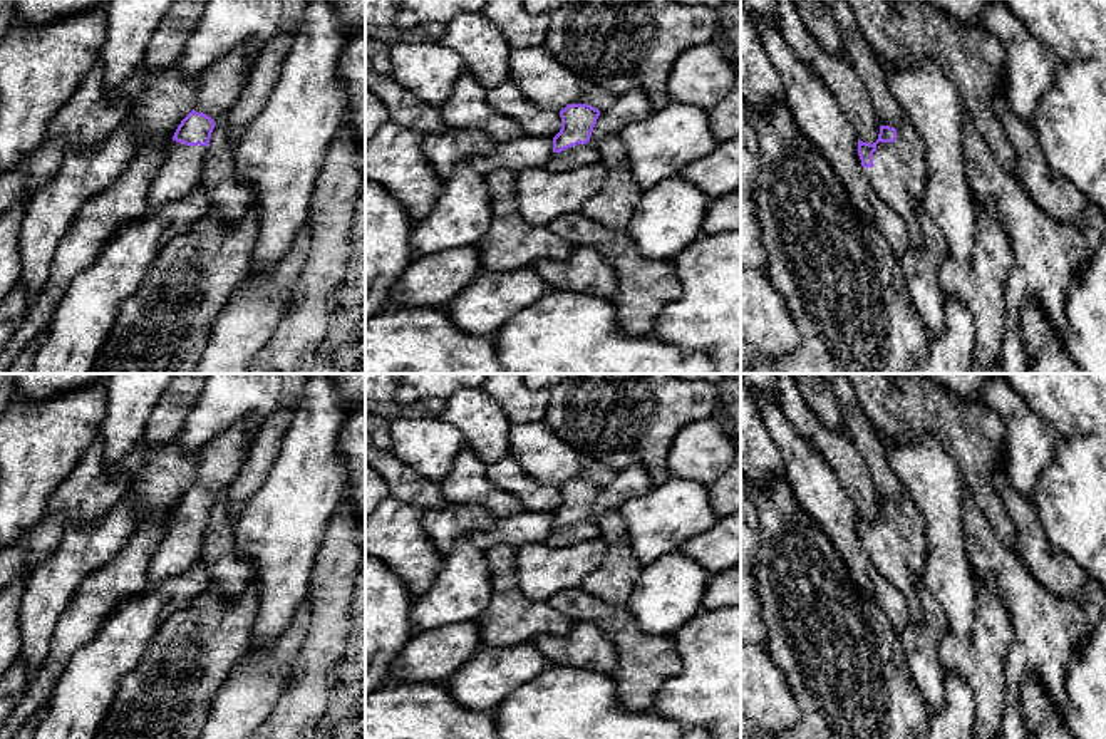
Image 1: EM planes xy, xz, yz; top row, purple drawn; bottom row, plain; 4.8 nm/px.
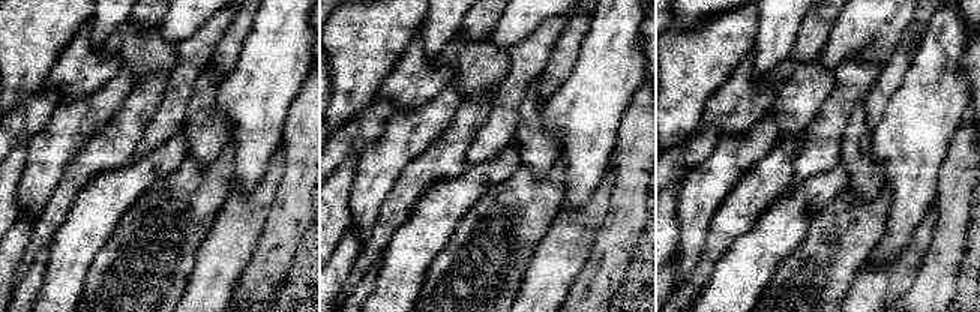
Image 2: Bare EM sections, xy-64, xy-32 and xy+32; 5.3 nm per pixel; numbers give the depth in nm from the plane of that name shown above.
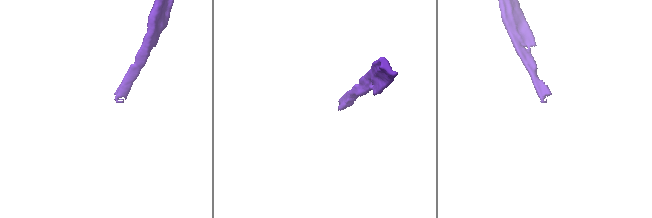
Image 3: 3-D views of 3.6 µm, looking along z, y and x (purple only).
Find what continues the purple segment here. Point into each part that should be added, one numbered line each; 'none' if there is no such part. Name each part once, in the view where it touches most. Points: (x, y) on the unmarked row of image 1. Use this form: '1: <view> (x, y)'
1: yz (899, 552)

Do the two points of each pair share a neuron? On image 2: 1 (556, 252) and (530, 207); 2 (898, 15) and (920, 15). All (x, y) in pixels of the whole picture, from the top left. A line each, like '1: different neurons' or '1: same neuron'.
1: different neurons
2: different neurons

